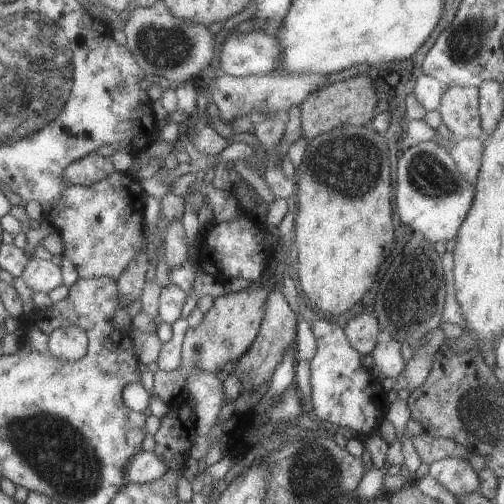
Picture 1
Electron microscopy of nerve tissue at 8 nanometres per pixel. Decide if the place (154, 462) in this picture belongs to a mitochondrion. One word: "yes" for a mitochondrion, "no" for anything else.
no

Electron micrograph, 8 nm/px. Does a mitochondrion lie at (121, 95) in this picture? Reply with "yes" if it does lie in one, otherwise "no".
no

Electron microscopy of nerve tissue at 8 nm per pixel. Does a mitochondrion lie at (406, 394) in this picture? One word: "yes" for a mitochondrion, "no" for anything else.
no

